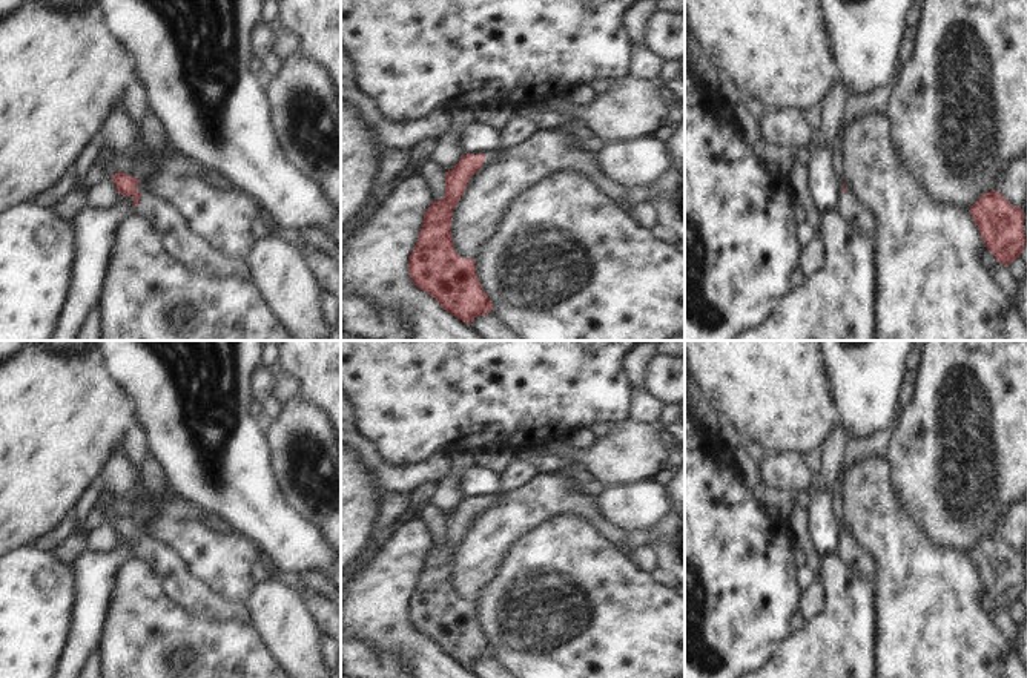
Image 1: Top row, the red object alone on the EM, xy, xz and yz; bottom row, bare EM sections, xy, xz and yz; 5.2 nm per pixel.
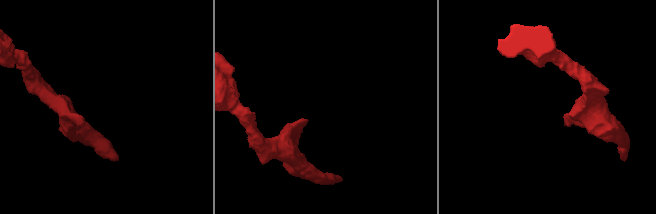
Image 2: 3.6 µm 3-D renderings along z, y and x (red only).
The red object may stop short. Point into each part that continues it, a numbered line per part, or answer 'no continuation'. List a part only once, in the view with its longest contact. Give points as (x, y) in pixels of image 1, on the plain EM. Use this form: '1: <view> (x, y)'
1: xy (192, 595)

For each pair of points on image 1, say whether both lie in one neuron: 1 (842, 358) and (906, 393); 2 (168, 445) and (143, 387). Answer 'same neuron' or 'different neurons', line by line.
1: different neurons
2: same neuron

